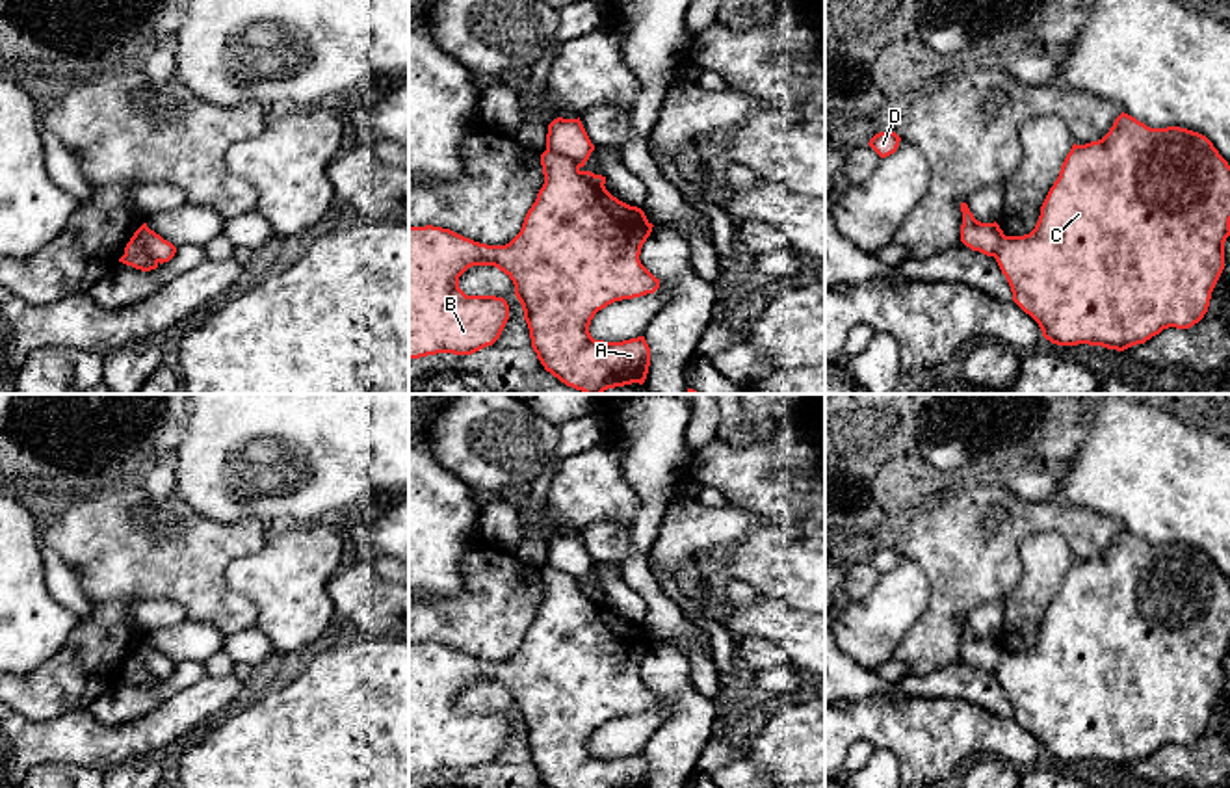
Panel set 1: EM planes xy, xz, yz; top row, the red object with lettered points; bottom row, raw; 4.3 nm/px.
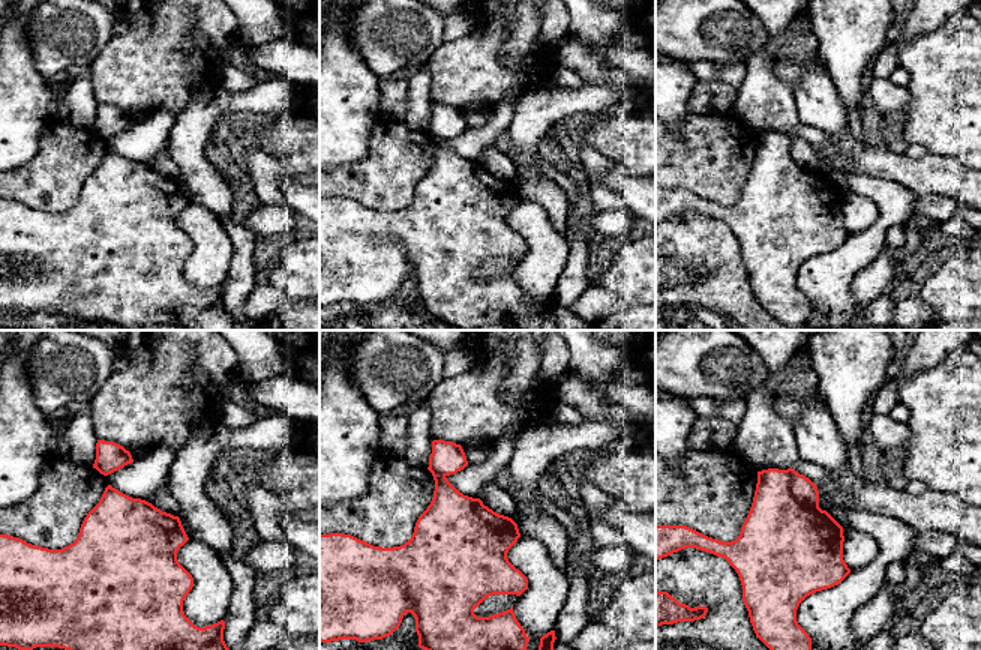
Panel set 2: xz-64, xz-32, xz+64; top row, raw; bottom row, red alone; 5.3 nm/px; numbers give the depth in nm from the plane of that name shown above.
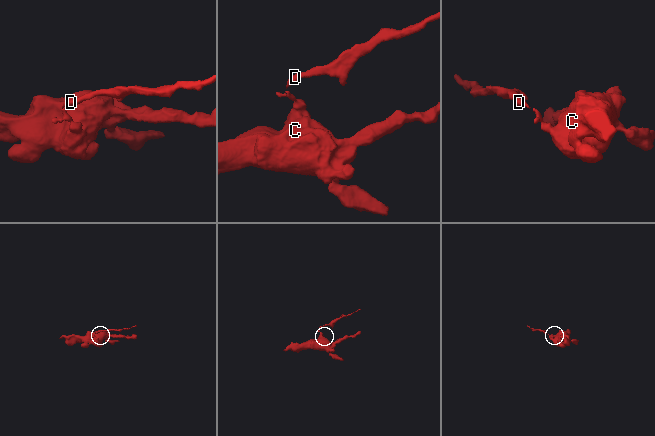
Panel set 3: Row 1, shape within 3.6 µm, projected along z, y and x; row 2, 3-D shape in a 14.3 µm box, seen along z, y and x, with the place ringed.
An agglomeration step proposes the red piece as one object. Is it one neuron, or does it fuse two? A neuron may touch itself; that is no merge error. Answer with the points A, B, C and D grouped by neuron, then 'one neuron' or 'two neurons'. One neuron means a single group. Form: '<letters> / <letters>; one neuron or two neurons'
A B C / D; two neurons

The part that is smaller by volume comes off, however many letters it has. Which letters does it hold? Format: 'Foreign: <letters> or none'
Foreign: D

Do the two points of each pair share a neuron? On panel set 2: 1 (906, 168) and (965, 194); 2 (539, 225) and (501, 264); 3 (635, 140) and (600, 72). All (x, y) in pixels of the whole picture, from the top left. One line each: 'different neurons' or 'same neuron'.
1: same neuron
2: different neurons
3: same neuron

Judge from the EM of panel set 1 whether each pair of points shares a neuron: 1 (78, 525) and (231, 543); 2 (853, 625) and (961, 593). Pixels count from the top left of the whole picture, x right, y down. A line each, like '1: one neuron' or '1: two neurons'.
1: one neuron
2: two neurons

